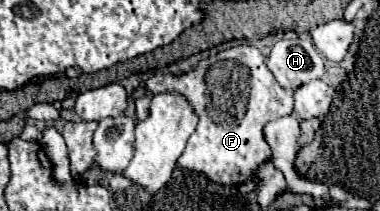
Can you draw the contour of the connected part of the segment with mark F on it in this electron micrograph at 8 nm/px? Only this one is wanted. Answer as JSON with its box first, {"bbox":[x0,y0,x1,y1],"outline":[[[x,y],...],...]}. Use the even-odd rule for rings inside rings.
{"bbox":[145,46,293,186],"outline":[[[233,46],[217,52],[179,76],[151,74],[145,80],[145,88],[151,94],[177,92],[189,100],[199,116],[199,124],[177,164],[193,172],[203,172],[211,182],[221,186],[239,186],[253,180],[257,168],[272,155],[263,136],[265,124],[293,112],[293,94],[275,82],[265,66],[265,56],[253,46]],[[253,68],[261,68],[263,74],[253,74]]]}

